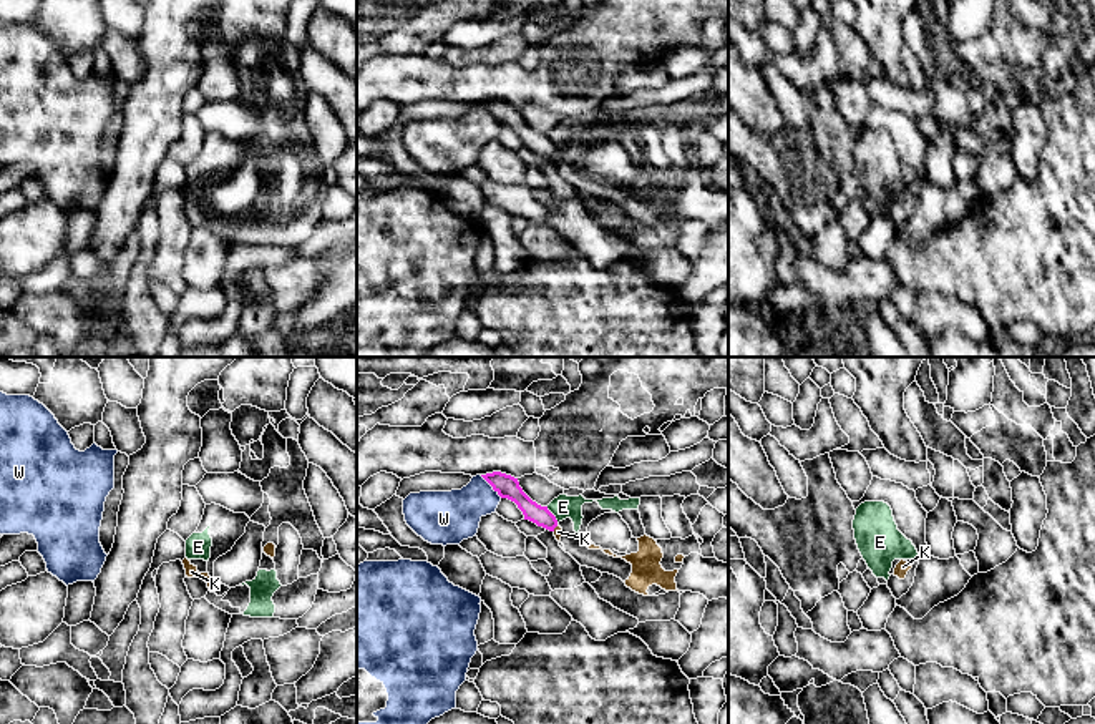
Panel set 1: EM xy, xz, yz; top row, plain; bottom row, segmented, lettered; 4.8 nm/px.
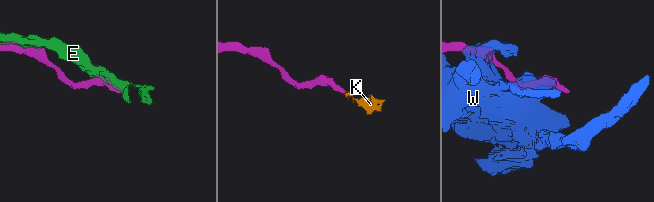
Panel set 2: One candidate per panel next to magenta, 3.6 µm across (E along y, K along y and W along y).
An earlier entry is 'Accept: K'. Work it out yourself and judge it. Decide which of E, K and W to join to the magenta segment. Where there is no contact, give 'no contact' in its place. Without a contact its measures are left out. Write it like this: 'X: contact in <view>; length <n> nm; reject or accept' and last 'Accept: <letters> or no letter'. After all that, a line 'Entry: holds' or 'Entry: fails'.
E: contact in xz; length 100 nm; reject
K: contact in xz; length 40 nm; accept
W: contact in xz; length 160 nm; reject
Accept: K
Entry: holds

